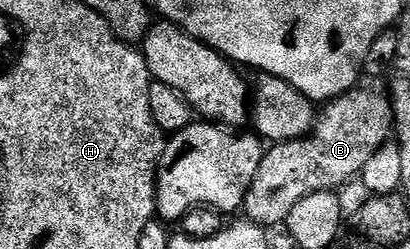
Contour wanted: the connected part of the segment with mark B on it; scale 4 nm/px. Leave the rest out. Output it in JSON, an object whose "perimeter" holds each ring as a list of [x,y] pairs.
{"perimeter":[[[354,88],[341,94],[320,107],[313,123],[313,129],[304,138],[296,138],[290,142],[278,142],[270,145],[259,164],[259,172],[255,172],[255,180],[251,180],[251,188],[245,192],[243,214],[246,219],[266,228],[280,227],[287,220],[291,208],[303,200],[303,196],[311,196],[320,190],[336,191],[337,186],[358,177],[361,169],[379,152],[379,148],[394,137],[393,109],[384,93],[372,94],[369,90]]]}

